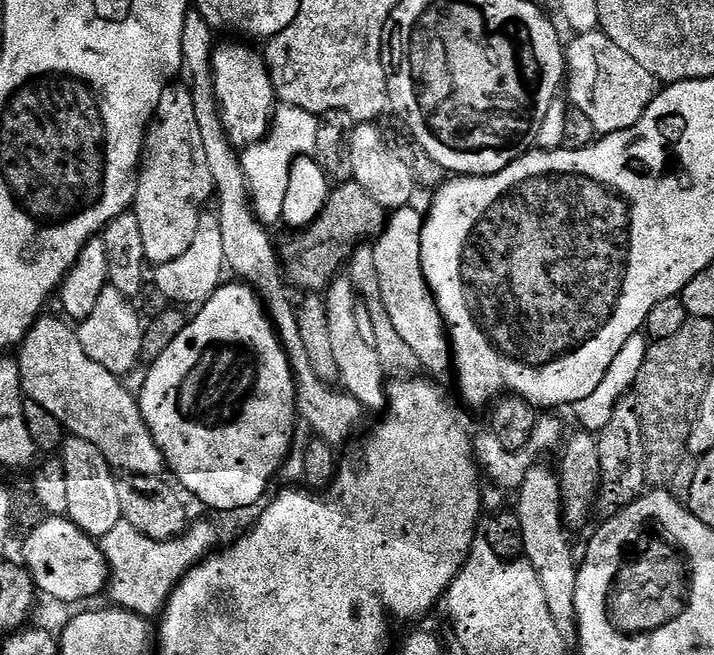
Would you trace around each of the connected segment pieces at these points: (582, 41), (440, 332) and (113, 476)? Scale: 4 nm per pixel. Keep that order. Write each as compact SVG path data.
M603 30L581 32L575 39L566 48L566 96L571 107L587 114L590 122L594 122L597 133L632 128L656 96L656 77L635 58L630 58L630 54L626 54L626 50L622 50L622 46L613 42Z
M416 206L395 209L387 217L380 235L375 237L374 264L377 266L382 300L398 334L420 359L421 369L440 372L447 360L449 363L450 344L444 319L440 317L436 299L428 289L420 261L420 235L424 221L425 217Z
M69 435L62 445L62 463L66 474L67 519L90 537L102 538L110 534L122 517L118 506L118 476L102 450L98 450L94 442Z

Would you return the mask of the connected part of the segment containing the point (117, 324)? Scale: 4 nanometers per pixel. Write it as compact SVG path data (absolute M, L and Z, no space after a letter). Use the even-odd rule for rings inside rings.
M111 286L104 287L104 289L102 290L102 294L98 298L98 302L95 303L94 305L94 310L90 310L90 314L86 317L86 319L79 321L78 324L78 335L80 341L82 342L82 350L86 350L86 354L90 358L94 358L94 362L98 362L98 366L106 366L106 370L110 370L111 372L113 372L114 375L119 376L121 378L127 377L126 376L127 372L130 371L131 368L134 367L135 364L139 362L140 352L142 356L142 353L145 351L146 348L146 332L145 329L142 327L142 320L140 324L139 314L136 313L135 310L132 309L131 306L128 304L131 304L129 297L124 296L122 293L118 291L117 288L113 288Z

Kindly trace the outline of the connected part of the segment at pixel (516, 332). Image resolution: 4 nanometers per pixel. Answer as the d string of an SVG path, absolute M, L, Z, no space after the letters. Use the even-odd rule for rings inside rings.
M548 168L548 172L536 172L536 176L524 176L524 180L516 180L516 184L508 184L476 220L472 220L472 228L468 228L468 236L464 236L464 244L460 244L460 264L456 264L456 272L460 272L460 296L464 296L464 308L468 308L468 316L472 316L472 324L476 324L476 332L484 336L484 344L496 352L496 356L504 356L508 364L520 364L520 368L552 368L552 364L560 364L560 360L568 360L568 356L576 356L576 352L584 352L612 320L616 320L616 312L620 312L620 300L628 296L624 288L628 288L628 272L632 272L632 216L636 216L636 204L632 204L632 196L624 192L624 188L616 188L616 184L608 184L608 180L596 180L596 176L588 176L588 172L560 172L560 168Z

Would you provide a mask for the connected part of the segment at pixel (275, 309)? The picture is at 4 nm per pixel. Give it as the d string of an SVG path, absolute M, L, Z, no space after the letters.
M190 10L186 14L186 26L182 28L182 58L184 67L182 76L185 81L190 82L192 97L194 98L194 114L198 114L198 130L202 130L202 146L206 146L206 158L210 162L210 174L212 175L212 186L215 199L220 199L220 225L222 226L222 254L224 255L225 265L237 272L239 279L243 283L251 286L257 297L262 301L266 309L266 315L272 321L276 337L280 340L284 348L285 355L288 356L288 365L292 368L292 377L296 383L296 410L301 421L304 420L313 428L315 435L326 443L339 446L343 440L348 440L352 436L352 431L360 424L360 415L362 409L360 404L349 392L341 390L339 387L326 383L318 374L314 374L314 366L310 366L310 358L306 355L306 349L302 342L302 333L298 331L298 318L296 317L297 305L292 304L288 297L289 289L286 287L286 277L282 271L282 260L278 255L277 245L272 245L272 240L268 237L269 229L257 220L253 212L252 202L249 199L249 188L246 174L243 172L241 164L241 153L237 151L231 140L224 134L224 126L220 123L220 110L216 102L216 91L212 85L212 53L214 43L212 44L214 29L202 18L202 14L195 10Z

